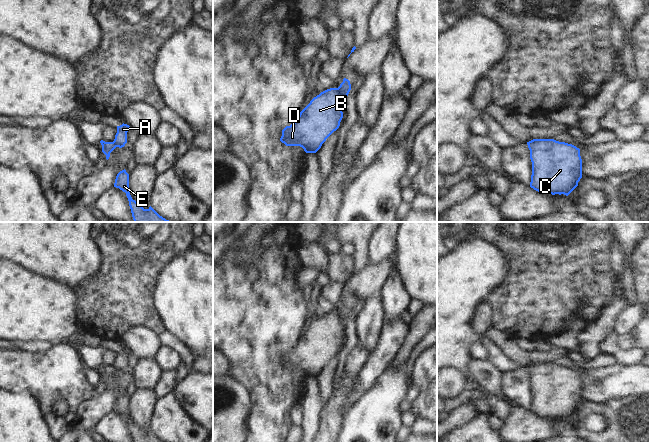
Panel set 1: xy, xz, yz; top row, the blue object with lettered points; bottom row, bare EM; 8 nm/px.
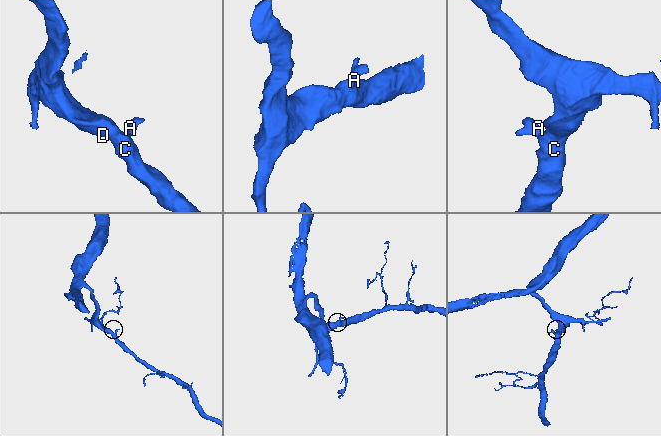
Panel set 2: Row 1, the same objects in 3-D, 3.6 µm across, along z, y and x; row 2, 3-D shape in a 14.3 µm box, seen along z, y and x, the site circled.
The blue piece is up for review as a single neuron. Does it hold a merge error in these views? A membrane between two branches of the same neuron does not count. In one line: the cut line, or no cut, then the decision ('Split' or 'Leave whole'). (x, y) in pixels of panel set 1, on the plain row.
Split along xz (336, 312), (344, 326). Split.

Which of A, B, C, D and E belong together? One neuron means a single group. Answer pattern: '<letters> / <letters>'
A / B C D E

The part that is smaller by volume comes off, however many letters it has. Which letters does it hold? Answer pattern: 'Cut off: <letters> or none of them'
Cut off: A

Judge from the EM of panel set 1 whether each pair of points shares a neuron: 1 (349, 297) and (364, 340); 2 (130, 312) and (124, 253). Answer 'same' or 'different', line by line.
1: different
2: same

